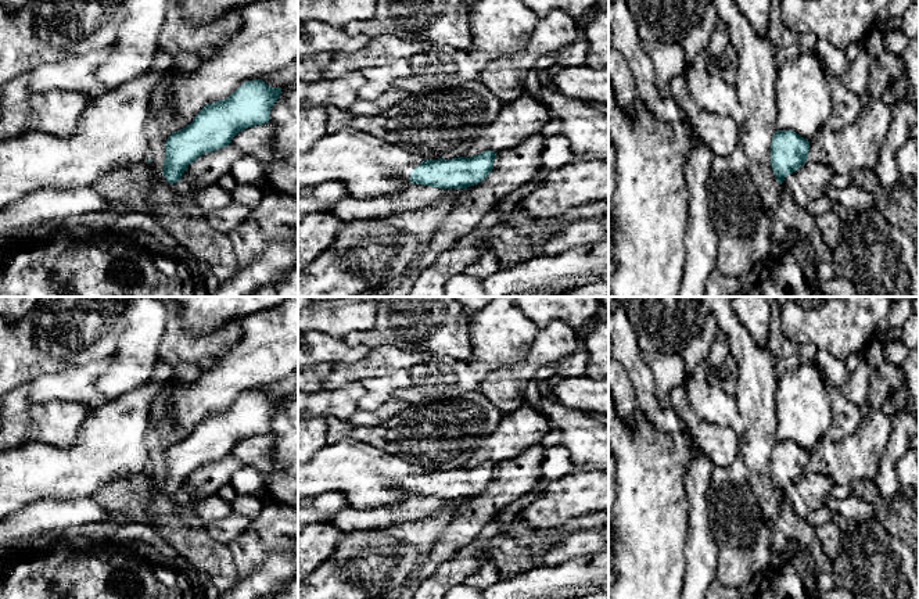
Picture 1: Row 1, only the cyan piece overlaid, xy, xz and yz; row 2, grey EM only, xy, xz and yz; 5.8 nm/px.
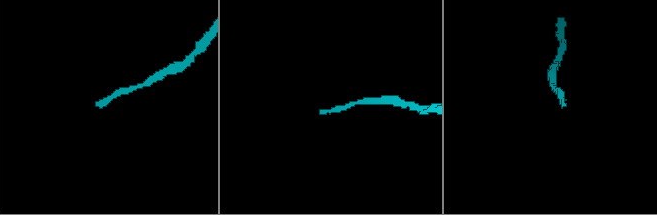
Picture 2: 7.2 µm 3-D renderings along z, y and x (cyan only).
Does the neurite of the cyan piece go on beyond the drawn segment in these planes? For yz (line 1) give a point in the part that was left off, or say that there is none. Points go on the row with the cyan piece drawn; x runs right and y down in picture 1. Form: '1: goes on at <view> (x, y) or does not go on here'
1: does not go on here

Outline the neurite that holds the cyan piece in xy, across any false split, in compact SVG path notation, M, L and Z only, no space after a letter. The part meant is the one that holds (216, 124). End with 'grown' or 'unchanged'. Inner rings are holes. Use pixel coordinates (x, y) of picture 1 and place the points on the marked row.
M255 79L227 98L207 104L190 125L168 137L162 175L176 183L200 155L229 146L247 128L268 123L280 93L281 87Z | unchanged

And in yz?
M775 132L771 143L771 166L780 184L808 159L808 151L809 141L796 132Z | unchanged

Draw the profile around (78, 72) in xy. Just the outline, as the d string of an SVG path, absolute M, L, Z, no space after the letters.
M114 44L105 50L78 53L57 62L36 67L28 72L32 94L57 89L78 90L96 96L105 94L105 86L97 79L97 69L112 50Z

